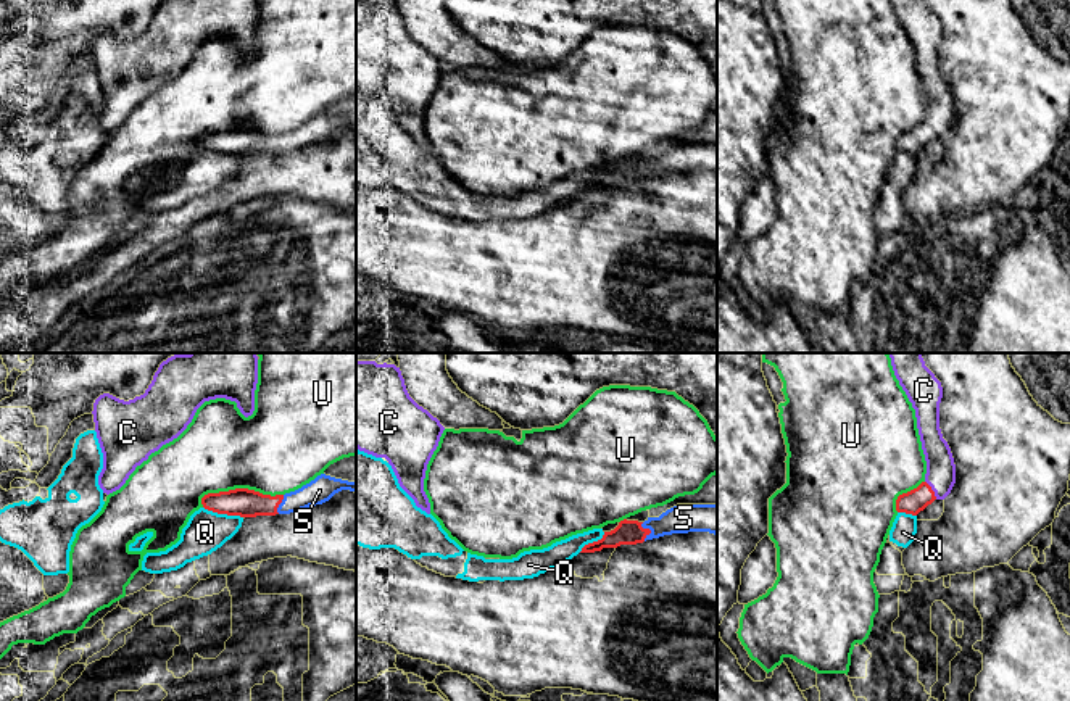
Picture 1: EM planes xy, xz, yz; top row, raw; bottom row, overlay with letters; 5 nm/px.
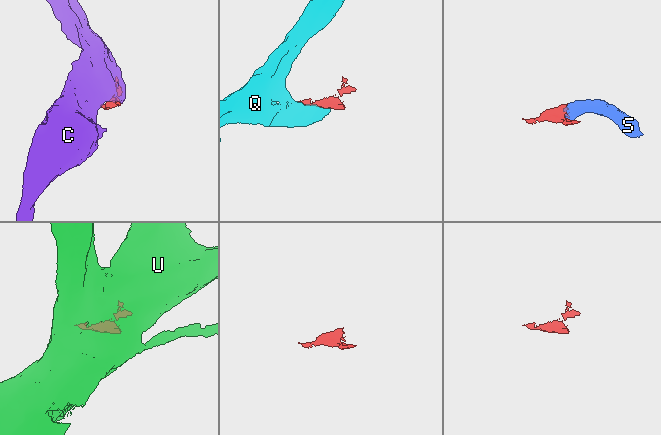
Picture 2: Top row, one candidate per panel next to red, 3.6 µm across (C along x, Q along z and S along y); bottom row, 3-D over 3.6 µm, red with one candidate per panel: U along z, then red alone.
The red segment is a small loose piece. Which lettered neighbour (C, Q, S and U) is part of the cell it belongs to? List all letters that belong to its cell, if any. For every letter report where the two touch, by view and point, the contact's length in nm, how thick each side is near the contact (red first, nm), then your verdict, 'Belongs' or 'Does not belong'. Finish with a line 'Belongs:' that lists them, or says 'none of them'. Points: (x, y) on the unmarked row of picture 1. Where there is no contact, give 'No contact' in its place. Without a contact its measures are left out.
C: Touches red at yz (932, 129). Shared border 110 nm. Thickness 120 nm (red) against 150 nm. Belongs
Q: Touches red at xy (223, 152). Shared border 200 nm. Thickness 140 nm (red) against 200 nm. Does not belong
S: Touches red at xz (650, 170). Shared border 100 nm. Thickness 130 nm (red) against 140 nm. Belongs
U: Touches red at xy (239, 128). Shared border 420 nm. Thickness 140 nm (red) against 420 nm. Does not belong
Belongs: C, S

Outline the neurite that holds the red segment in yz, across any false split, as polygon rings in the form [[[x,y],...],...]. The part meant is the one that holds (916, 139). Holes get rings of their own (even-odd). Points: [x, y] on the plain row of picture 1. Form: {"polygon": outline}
{"polygon": [[[891,0],[899,24],[915,48],[917,68],[927,100],[925,119],[896,139],[896,150],[917,155],[935,139],[944,139],[956,122],[956,103],[939,68],[941,21],[925,0]]]}

